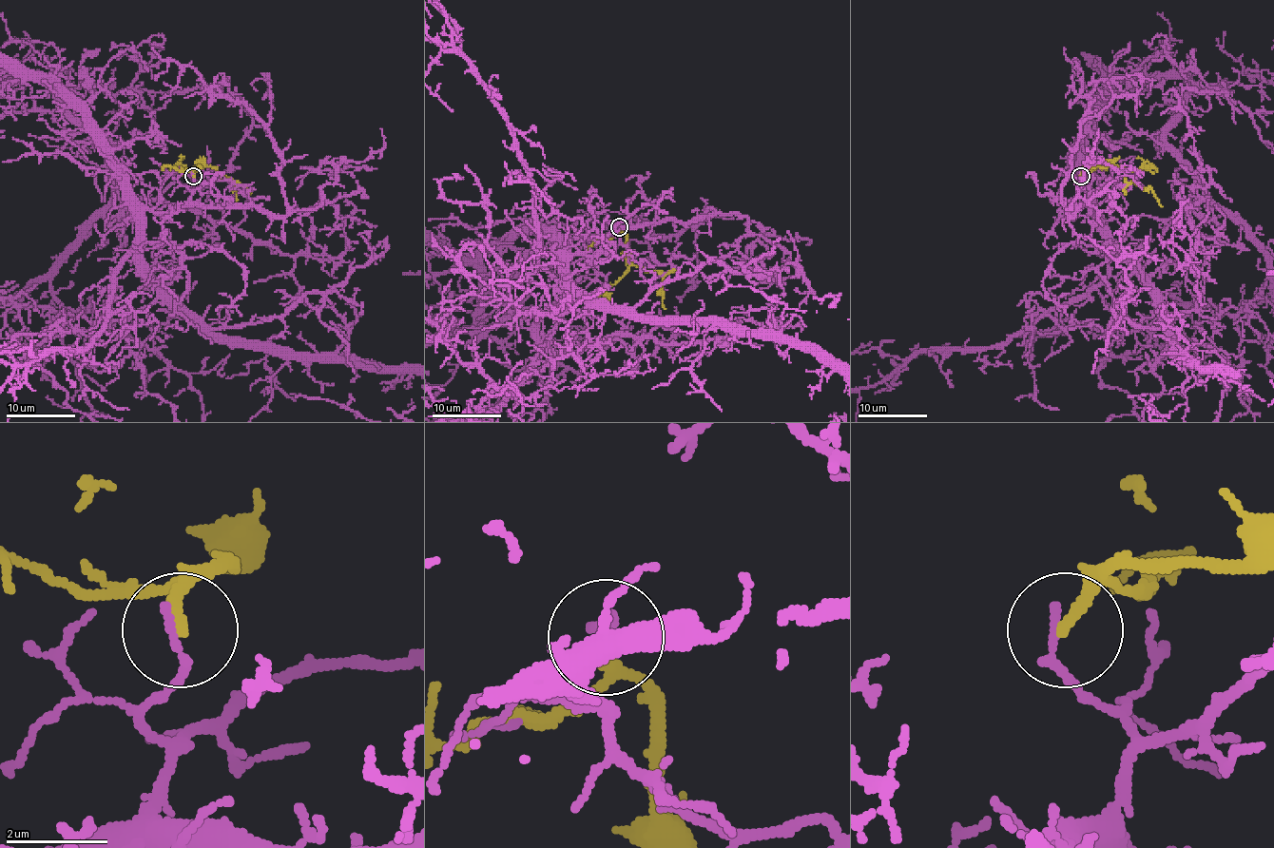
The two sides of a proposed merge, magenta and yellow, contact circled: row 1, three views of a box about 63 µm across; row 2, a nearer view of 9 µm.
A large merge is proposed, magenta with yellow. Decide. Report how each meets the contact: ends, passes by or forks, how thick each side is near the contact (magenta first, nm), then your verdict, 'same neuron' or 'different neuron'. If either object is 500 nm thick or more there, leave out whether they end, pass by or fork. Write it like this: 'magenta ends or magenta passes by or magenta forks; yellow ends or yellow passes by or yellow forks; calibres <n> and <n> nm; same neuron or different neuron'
magenta ends; yellow ends; calibres 190 and 260 nm; different neuron

